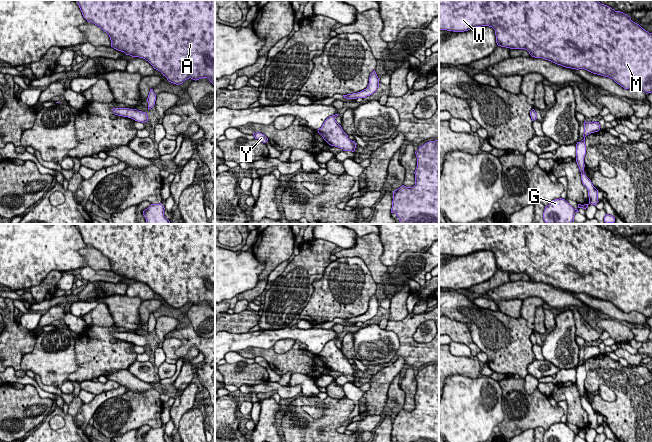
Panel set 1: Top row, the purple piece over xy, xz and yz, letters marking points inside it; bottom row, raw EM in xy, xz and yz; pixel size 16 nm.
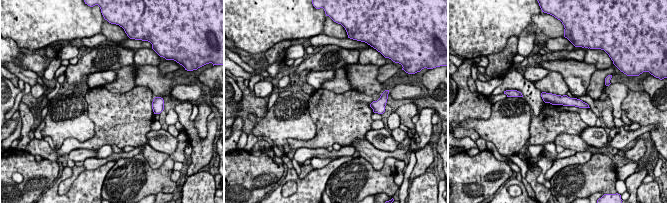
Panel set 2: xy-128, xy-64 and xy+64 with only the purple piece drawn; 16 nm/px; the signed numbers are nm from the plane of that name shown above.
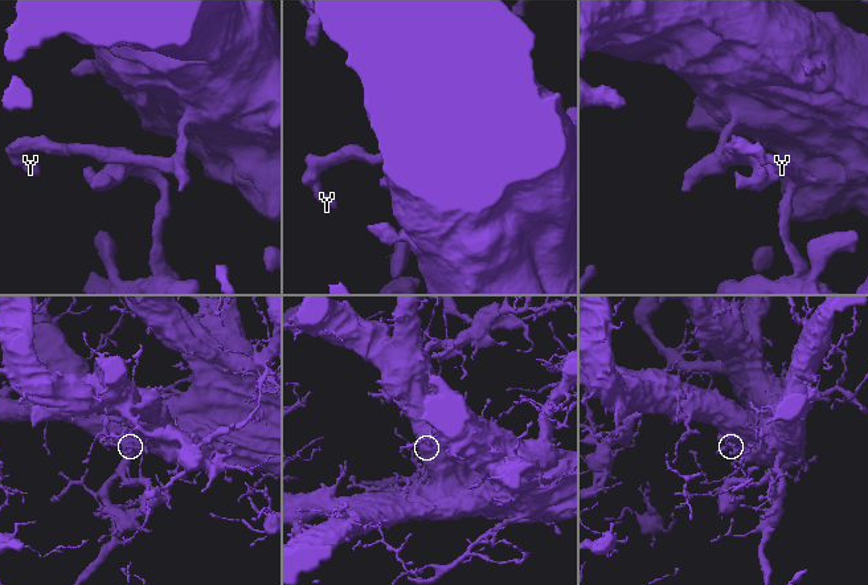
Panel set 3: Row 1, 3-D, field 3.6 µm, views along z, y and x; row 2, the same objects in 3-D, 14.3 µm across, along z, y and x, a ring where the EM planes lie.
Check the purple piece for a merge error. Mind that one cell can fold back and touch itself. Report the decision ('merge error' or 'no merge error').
merge error

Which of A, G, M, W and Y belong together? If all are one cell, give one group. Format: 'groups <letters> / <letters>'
groups A G M W / Y

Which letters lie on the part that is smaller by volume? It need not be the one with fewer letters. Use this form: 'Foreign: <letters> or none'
Foreign: Y

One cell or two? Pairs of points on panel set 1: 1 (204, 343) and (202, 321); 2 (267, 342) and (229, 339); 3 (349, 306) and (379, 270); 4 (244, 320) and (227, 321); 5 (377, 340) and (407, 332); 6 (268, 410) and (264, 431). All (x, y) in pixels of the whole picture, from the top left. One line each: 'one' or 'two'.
1: two
2: one
3: two
4: one
5: two
6: one

